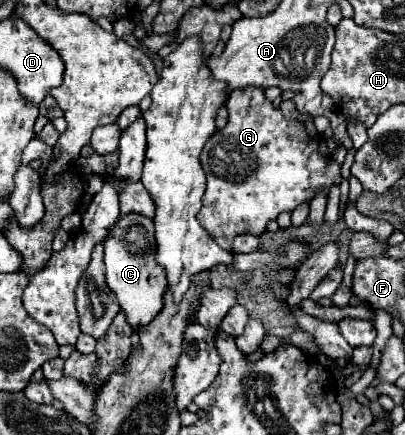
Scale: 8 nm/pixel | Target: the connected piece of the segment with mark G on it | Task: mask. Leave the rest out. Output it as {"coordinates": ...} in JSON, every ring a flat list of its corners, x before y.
{"coordinates":[[244,88,234,90,226,102,228,122,222,130,216,130,202,148,200,162,206,172,208,188,202,198,202,208,198,218,202,226,216,238,216,242,224,248,232,248,232,238,236,234,254,234,260,236,266,230,268,220,276,218,280,212,292,212,298,204,310,202,318,188,330,188,330,184,340,182,340,164,332,158,326,158,318,152,320,134,312,122,312,116,300,114,294,108,294,102,284,102,284,114,266,100,262,88]]}

